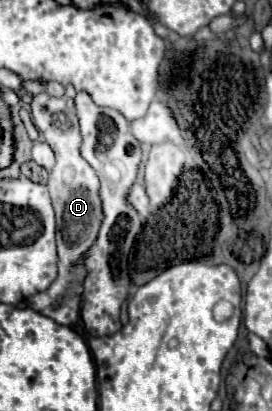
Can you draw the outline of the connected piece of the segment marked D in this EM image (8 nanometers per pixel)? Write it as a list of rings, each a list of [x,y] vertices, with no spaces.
[[[37,94],[31,102],[33,124],[43,132],[45,142],[53,148],[57,164],[49,174],[47,188],[57,214],[57,252],[59,252],[59,276],[45,292],[39,292],[27,300],[29,308],[55,320],[57,324],[79,322],[79,304],[83,292],[85,272],[81,268],[81,256],[97,238],[97,228],[101,224],[101,200],[97,192],[97,176],[85,160],[81,160],[81,134],[75,110],[67,106],[65,98],[53,98],[49,94]]]

